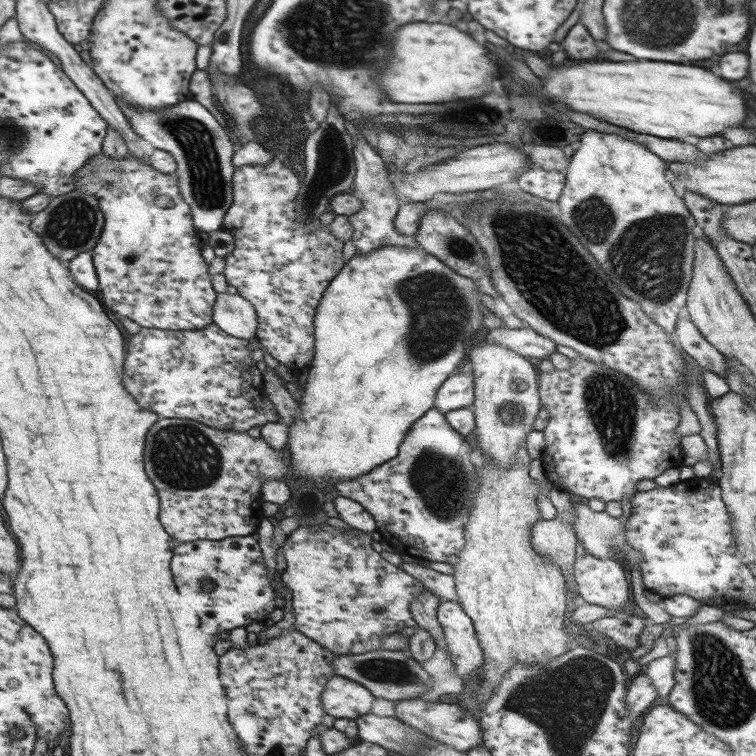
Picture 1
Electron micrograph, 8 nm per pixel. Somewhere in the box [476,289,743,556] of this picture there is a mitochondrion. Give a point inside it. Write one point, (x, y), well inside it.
(621, 413)

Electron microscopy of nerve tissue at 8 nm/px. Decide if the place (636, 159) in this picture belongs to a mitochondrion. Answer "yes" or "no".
no

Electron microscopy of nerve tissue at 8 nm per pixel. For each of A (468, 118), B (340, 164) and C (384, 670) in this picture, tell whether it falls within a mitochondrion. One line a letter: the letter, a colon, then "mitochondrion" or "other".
A: mitochondrion
B: mitochondrion
C: mitochondrion

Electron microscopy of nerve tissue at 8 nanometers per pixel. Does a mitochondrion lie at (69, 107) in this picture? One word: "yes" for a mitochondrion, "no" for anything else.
no

